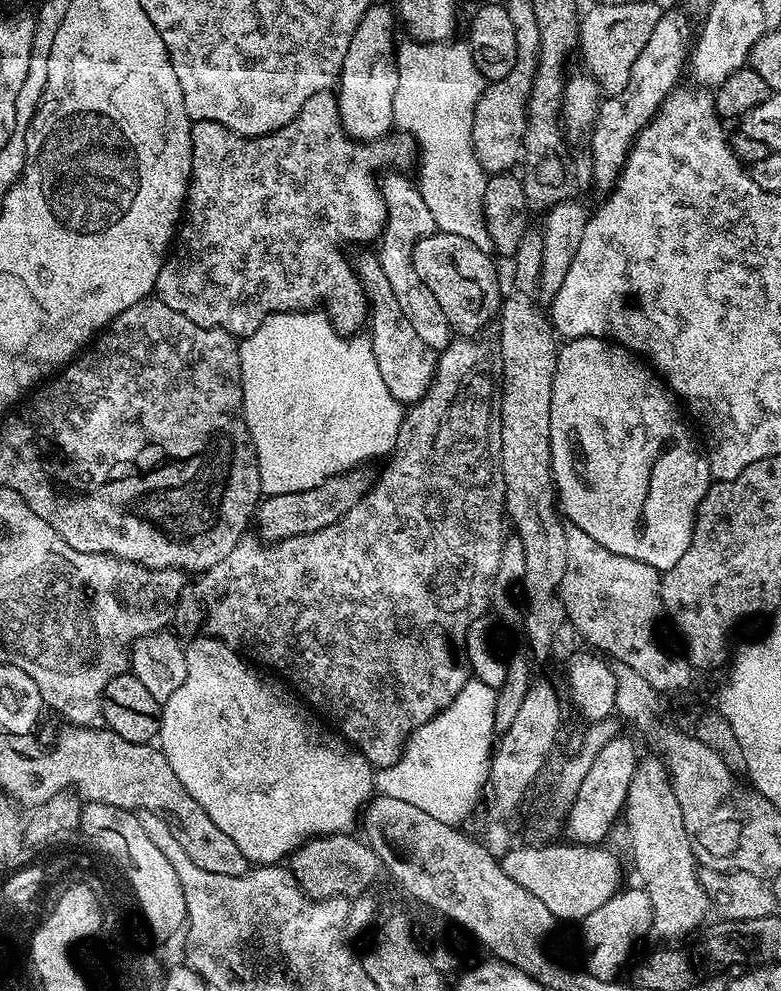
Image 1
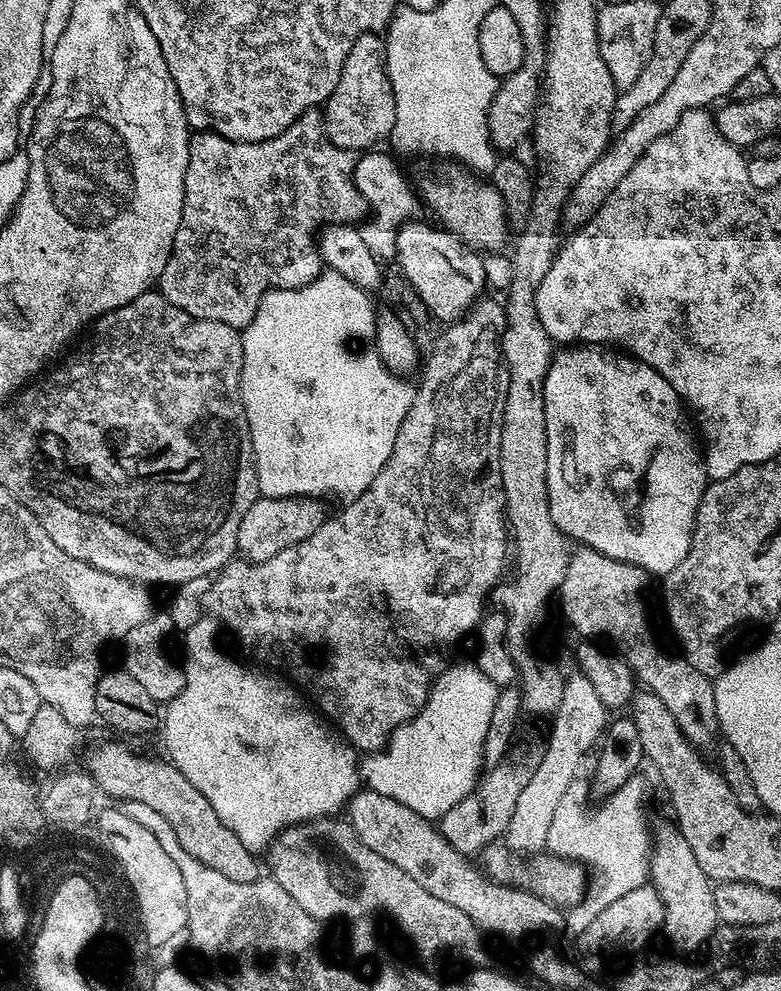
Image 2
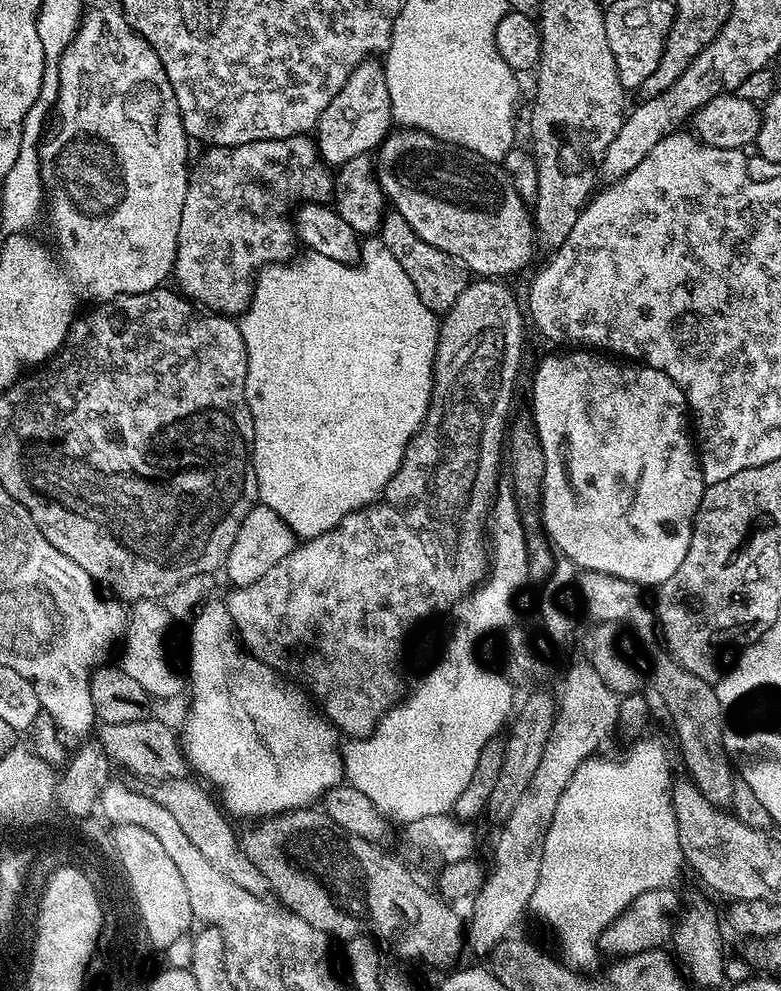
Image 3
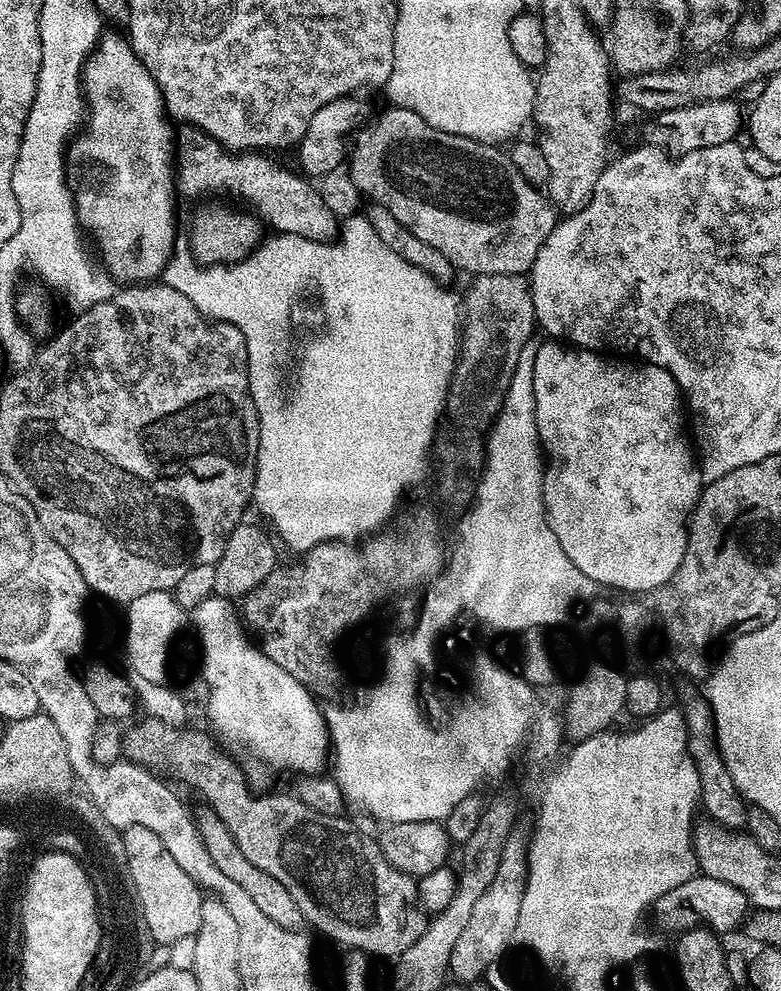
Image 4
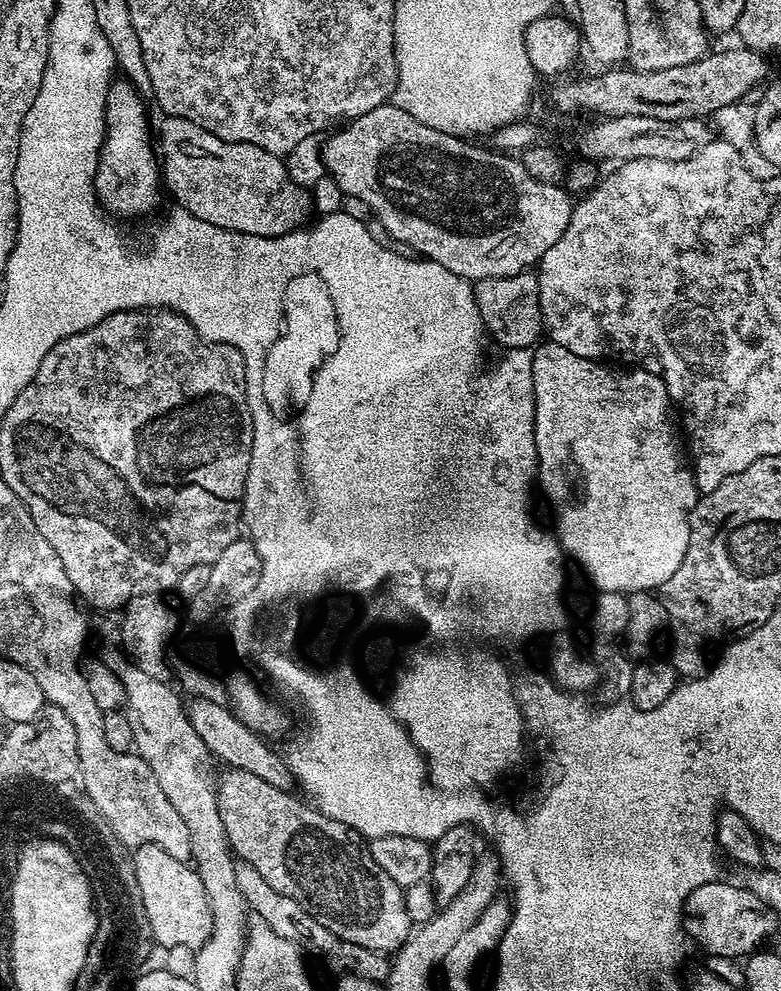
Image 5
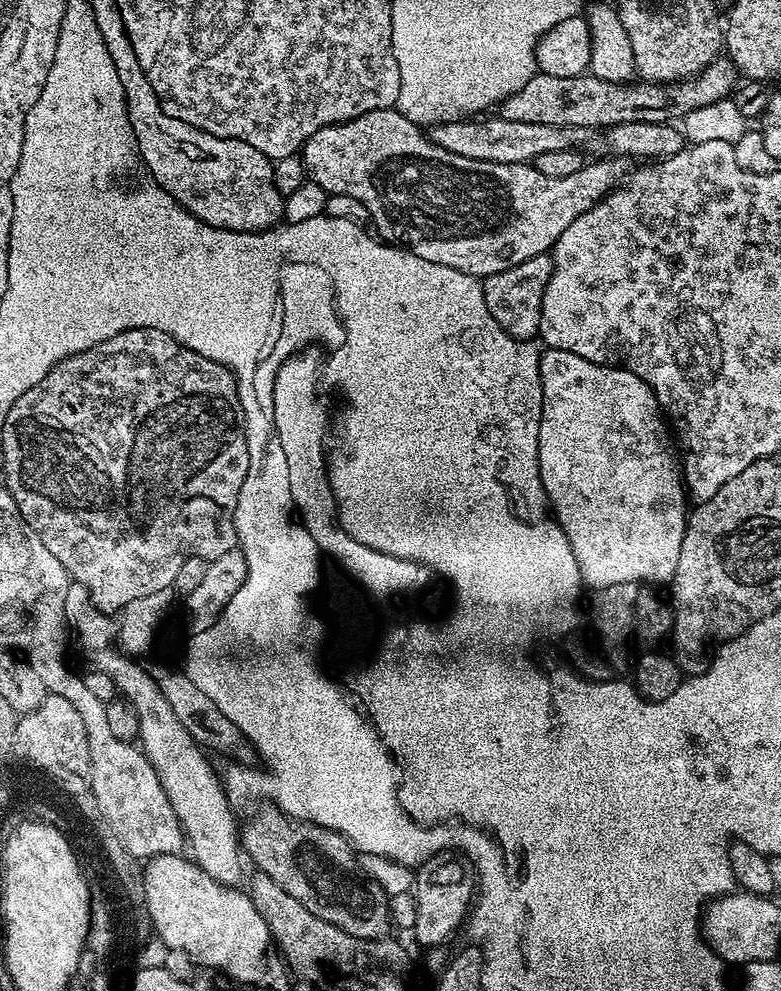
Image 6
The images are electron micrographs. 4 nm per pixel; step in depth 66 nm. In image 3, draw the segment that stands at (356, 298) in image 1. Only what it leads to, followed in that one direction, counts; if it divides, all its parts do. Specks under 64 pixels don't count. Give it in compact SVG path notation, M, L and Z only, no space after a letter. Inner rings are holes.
M308 134L291 136L290 138L282 138L281 140L250 142L249 144L234 146L233 148L212 146L205 152L208 153L206 153L197 164L195 161L194 167L191 169L188 177L188 185L186 186L186 202L182 202L182 226L178 226L178 250L176 251L176 266L174 269L174 281L176 280L177 284L175 284L175 287L179 289L187 299L195 302L197 305L205 304L205 306L208 307L205 309L211 310L213 313L223 314L229 318L236 318L247 310L248 304L251 302L253 281L258 271L268 264L291 261L294 256L292 251L298 248L294 224L288 212L288 203L290 203L291 200L296 200L295 202L327 201L329 197L333 195L334 176L330 171L329 165L320 159L320 155L316 149L315 139Z

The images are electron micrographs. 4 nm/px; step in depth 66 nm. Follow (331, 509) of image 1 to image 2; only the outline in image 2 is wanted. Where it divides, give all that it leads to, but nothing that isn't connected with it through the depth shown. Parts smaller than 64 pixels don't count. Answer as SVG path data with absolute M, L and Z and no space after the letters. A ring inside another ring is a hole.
M260 496L242 518L238 530L237 549L249 563L260 563L298 542L310 538L328 518L323 504L313 497Z

